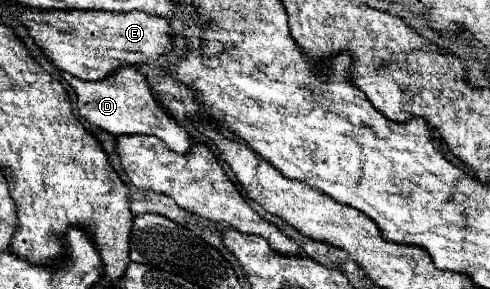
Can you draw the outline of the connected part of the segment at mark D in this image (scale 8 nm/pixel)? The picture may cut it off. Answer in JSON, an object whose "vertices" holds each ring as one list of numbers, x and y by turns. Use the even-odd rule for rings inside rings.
{"vertices":[[117,68,111,76,103,80,85,82,79,80,67,72,63,72,63,78,69,82,69,86,77,94,77,108,79,114,93,126,119,136,119,134,151,134,161,138,173,152,189,152,189,146,193,146,191,136,185,128,181,128,155,100,155,96,149,90,149,84,145,82,145,76,141,76,135,68]]}

